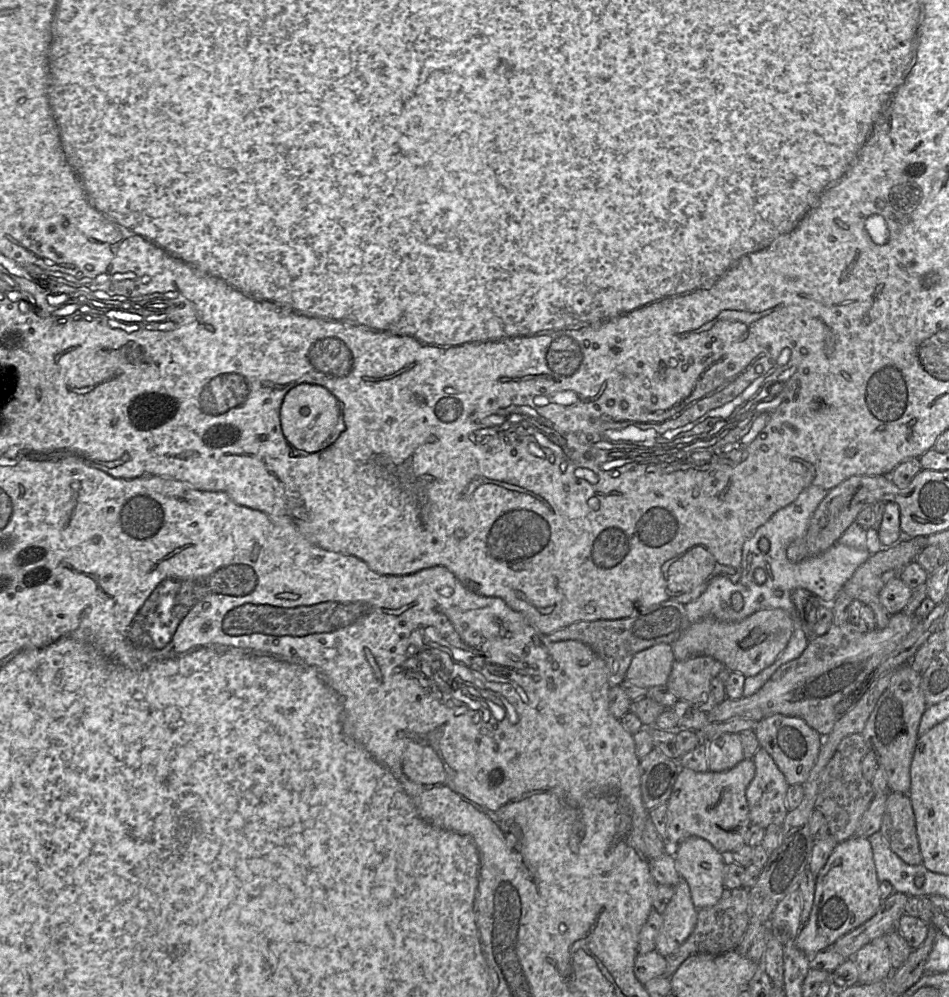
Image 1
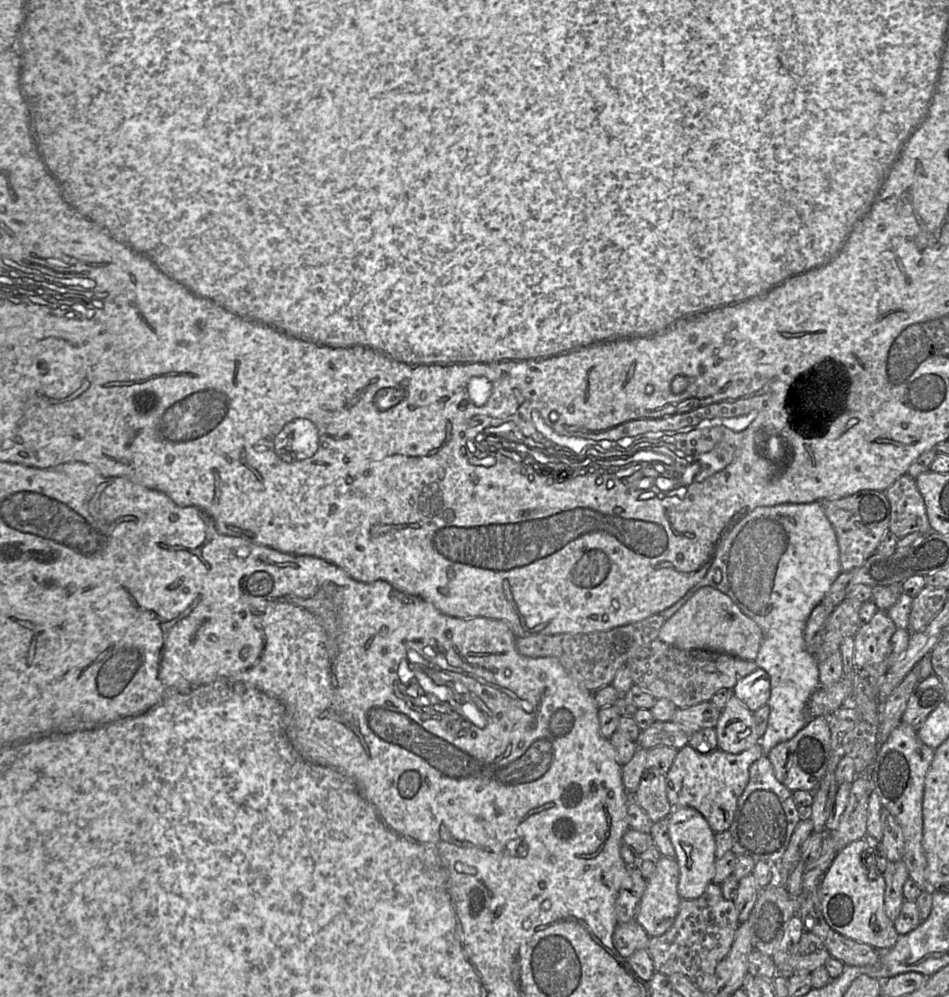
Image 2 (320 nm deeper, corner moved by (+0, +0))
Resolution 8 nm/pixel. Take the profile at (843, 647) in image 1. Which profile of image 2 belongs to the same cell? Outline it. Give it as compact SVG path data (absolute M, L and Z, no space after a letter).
M705 701L689 708L677 708L671 721L696 732L703 728L715 728L721 712L711 701Z

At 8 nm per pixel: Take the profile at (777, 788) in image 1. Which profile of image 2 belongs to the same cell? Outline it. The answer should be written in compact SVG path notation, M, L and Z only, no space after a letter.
M762 755L749 770L749 782L738 799L733 822L728 829L733 838L732 851L736 855L747 855L755 861L780 863L794 829L802 819L793 798L793 792L775 777L769 758Z

